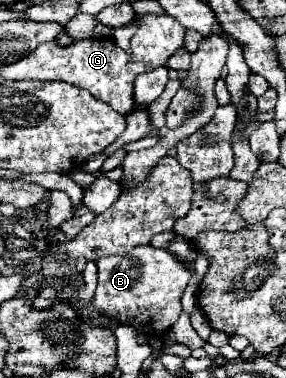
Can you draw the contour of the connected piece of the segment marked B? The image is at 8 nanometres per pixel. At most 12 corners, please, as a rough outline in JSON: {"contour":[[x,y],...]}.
{"contour":[[138,246],[98,258],[92,308],[162,336],[182,312],[188,268]]}

